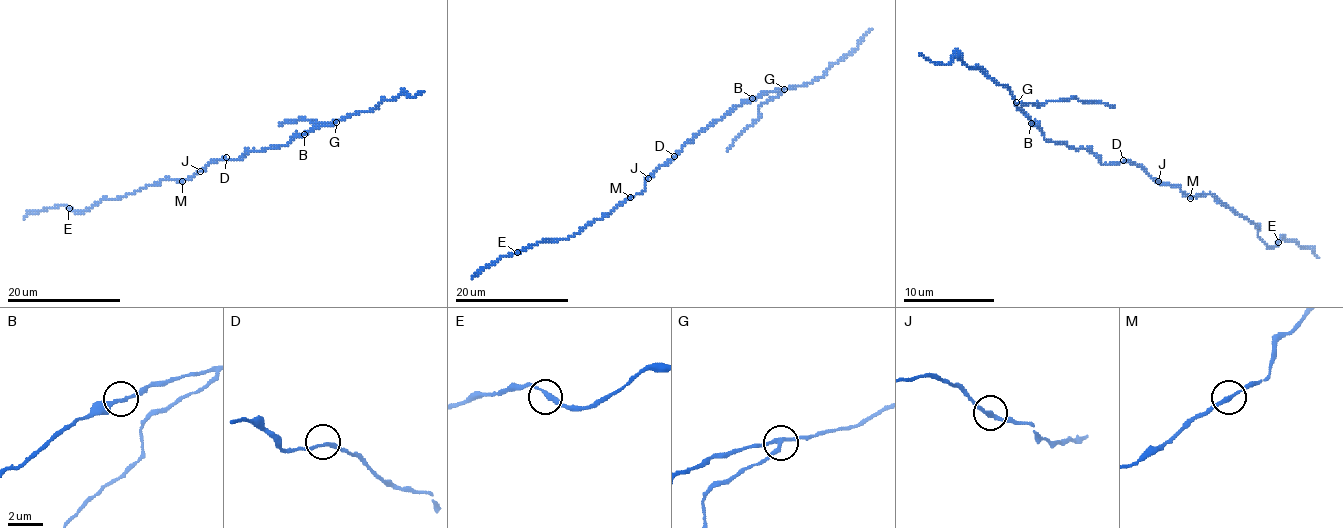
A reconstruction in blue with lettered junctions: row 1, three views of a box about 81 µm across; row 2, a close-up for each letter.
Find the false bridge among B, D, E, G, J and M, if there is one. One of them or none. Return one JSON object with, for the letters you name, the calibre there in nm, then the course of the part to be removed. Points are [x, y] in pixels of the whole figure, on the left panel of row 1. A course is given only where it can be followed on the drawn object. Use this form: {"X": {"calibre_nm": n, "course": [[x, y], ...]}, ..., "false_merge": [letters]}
{"G": {"calibre_nm": 200, "course": [[337, 122], [286, 121], [278, 125]]}, "false_merge": ["G"]}

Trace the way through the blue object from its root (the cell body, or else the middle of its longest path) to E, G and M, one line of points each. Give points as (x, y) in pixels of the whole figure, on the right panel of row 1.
E: (1123, 162), (1189, 196), (1212, 194), (1258, 226), (1269, 246), (1278, 242)
G: (1123, 162), (1103, 164), (1087, 148), (1071, 148), (1067, 144), (1048, 142), (1042, 130), (1017, 107), (1017, 103)
M: (1123, 162), (1137, 164), (1162, 185), (1176, 185), (1189, 198)

